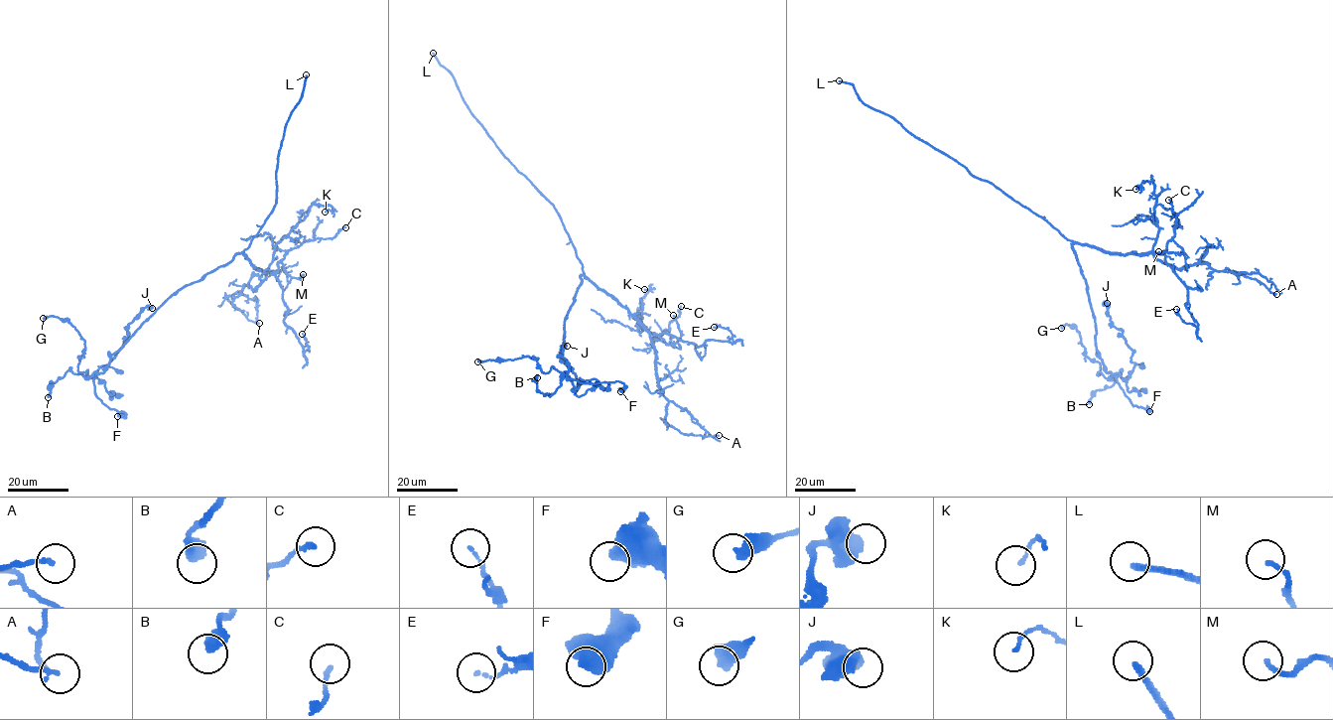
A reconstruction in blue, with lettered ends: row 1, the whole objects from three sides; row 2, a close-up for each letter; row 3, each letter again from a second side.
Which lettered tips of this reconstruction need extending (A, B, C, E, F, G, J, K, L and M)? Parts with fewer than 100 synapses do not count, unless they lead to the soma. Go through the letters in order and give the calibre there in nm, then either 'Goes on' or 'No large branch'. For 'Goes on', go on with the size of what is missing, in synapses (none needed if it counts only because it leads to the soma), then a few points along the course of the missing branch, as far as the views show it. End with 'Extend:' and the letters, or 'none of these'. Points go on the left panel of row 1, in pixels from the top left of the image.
A: Thickness 110 nm. No large branch
B: Thickness 440 nm. No large branch
C: Thickness 150 nm. No large branch
E: Thickness 90 nm. No large branch
F: Thickness 650 nm. No large branch
G: Thickness 440 nm. No large branch
J: Thickness 500 nm. No large branch
K: Thickness 110 nm. No large branch
L: Thickness 240 nm. Goes on. Course of what is missing: (306, 74), (306, 81), (320, 80)
M: Thickness 170 nm. No large branch
Extend: L

